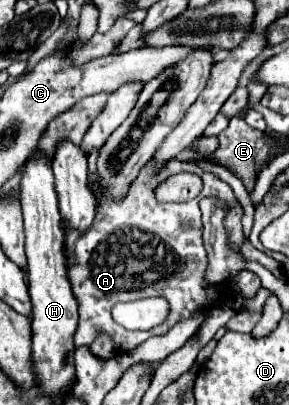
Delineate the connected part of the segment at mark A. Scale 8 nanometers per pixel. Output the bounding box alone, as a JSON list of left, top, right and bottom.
[62,162,246,352]

